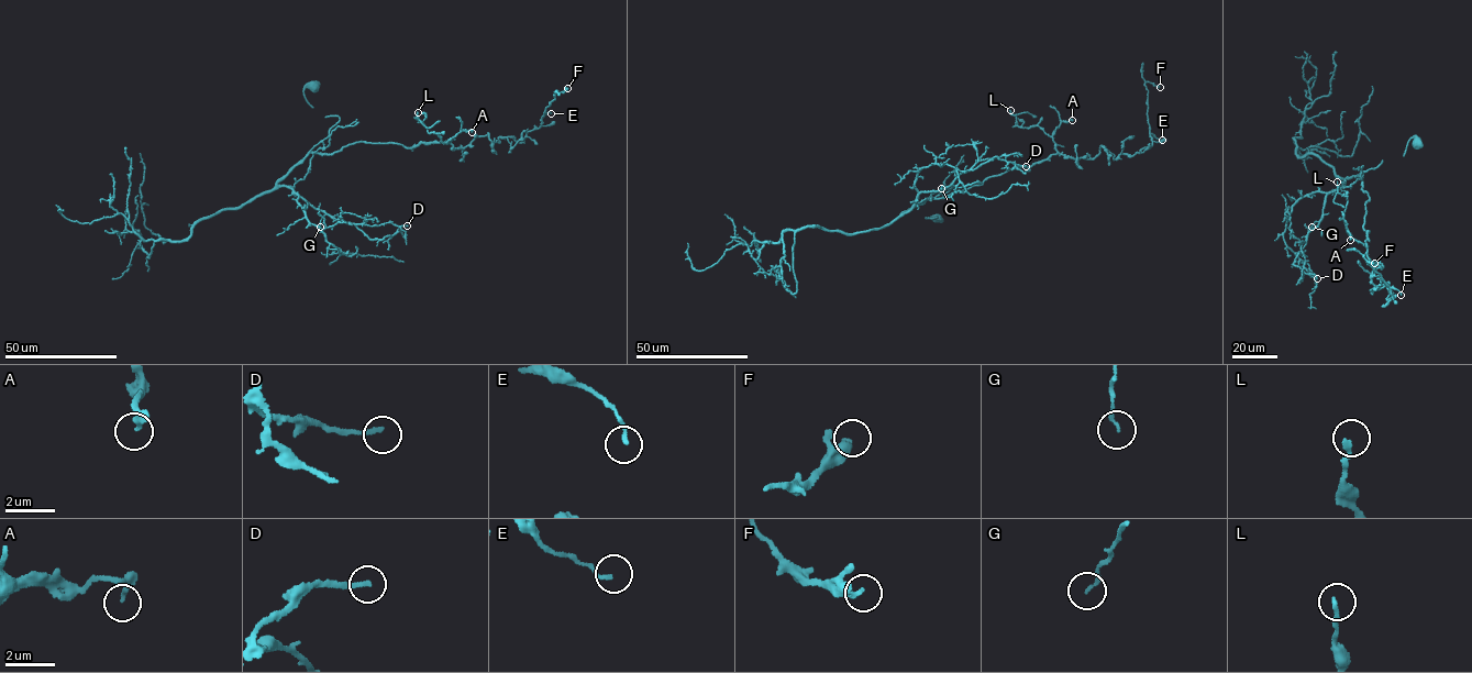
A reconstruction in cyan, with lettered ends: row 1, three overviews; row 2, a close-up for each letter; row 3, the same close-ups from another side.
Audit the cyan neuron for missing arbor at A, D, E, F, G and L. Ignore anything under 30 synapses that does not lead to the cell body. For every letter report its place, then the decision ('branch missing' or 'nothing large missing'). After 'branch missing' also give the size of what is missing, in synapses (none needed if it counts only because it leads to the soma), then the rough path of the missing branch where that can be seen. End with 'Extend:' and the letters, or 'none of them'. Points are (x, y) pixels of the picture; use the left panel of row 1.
A: place (472, 132); nothing large missing
D: place (407, 225); branch missing; 35 synapses; course (407, 225), (412, 223), (412, 217), (394, 207)
E: place (551, 113); nothing large missing
F: place (567, 88); nothing large missing
G: place (320, 227); nothing large missing
L: place (418, 112); nothing large missing
Extend: D

